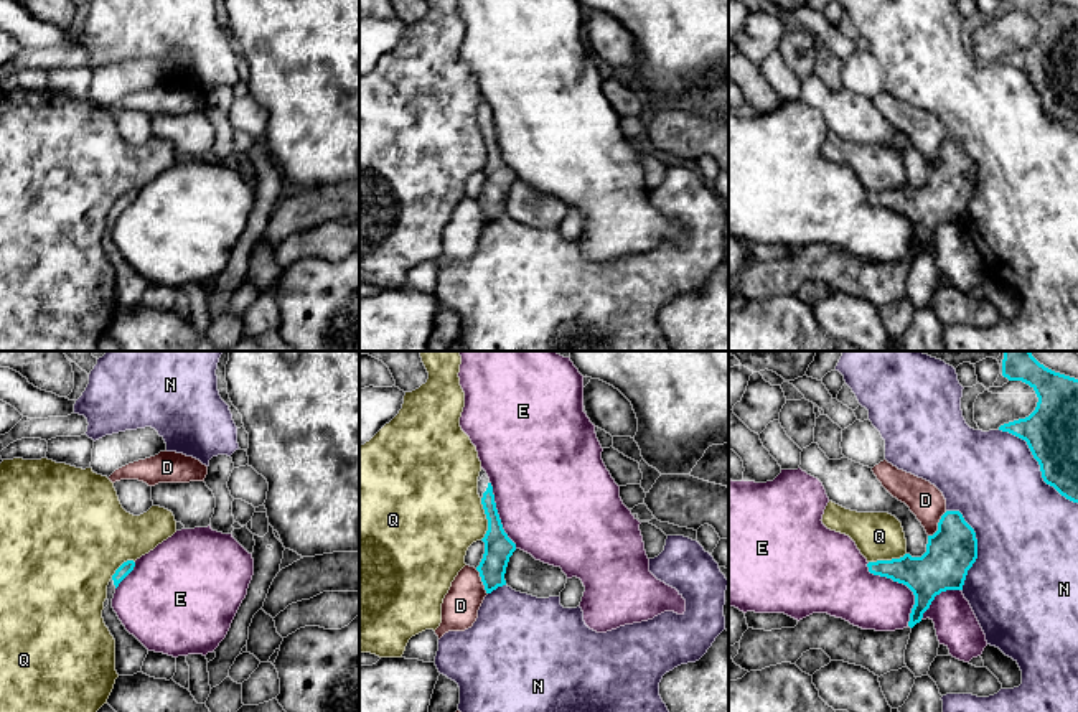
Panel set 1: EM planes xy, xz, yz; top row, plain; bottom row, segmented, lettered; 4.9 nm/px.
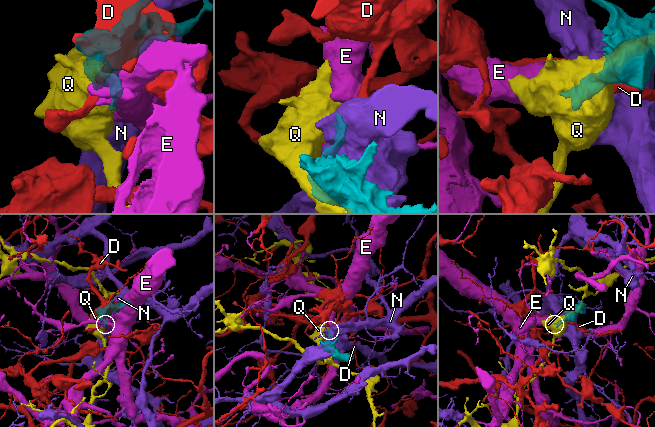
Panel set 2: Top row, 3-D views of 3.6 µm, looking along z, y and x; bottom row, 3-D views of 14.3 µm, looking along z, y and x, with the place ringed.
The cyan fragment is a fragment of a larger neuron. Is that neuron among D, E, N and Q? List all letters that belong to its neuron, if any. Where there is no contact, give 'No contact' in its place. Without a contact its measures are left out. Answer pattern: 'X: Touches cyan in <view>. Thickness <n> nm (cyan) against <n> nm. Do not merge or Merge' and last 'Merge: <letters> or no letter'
D: Touches cyan in yz. Thickness 240 nm (cyan) against 170 nm. Do not merge
E: Touches cyan in yz. Thickness 240 nm (cyan) against 280 nm. Do not merge
N: Touches cyan in yz. Thickness 260 nm (cyan) against 460 nm. Do not merge
Q: Touches cyan in xz. Thickness 140 nm (cyan) against 460 nm. Do not merge
Merge: no letter

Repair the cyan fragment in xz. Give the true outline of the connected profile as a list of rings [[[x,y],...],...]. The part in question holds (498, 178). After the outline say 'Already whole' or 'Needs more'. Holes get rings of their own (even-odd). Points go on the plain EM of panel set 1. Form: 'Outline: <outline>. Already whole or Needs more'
Outline: [[[486,105],[478,112],[478,125],[488,150],[488,162],[481,170],[485,173],[485,185],[476,201],[480,203],[486,224],[491,224],[498,218],[506,216],[504,204],[509,188],[516,181],[516,175],[503,160],[494,134],[493,117]]]. Needs more

